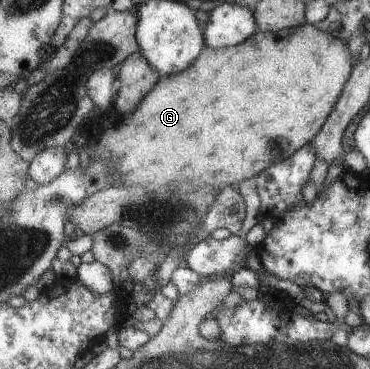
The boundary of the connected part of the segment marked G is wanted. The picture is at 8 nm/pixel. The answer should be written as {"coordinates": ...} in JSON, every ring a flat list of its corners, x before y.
{"coordinates":[[304,23,301,26,298,26,297,28,292,28,291,30,279,33,279,32,264,32,257,30,253,33,252,36,249,37,248,40,243,41,240,45,236,45,236,47,226,47,226,49,214,49,210,46,205,46,204,49,201,51,200,55,197,57,196,60,193,61,194,65,190,65,190,69,183,69,182,73,174,73,174,75,170,74,167,76,162,76,159,78,159,80,156,82,156,85,154,86,154,89,151,89,149,91,149,94,146,98,144,98,137,106,136,109,133,111,133,113,129,113,126,117,120,118,117,123,114,123,110,129,107,131,104,131,102,135,100,135,100,139,98,139,98,144,96,144,93,148,89,148,86,146,86,142,84,141,84,138,80,135,74,144,85,146,87,153,89,153,90,159,92,160,99,160,100,162,105,162,109,169,111,170,111,177,113,178,113,181,115,182,116,187,124,187,124,188,138,188,139,186,144,185,150,185,152,187,152,190,154,190,154,187,156,187,156,190,158,188,165,188,166,190,175,190,177,187,176,185,182,185,182,183,186,183,186,179,188,181,192,181,190,185,194,185,194,188,202,188,203,186,214,186,216,188,218,187,225,187,225,186,234,186,241,181,244,181,244,179,248,179,251,177,255,177,257,174,259,174,263,169,266,169,270,167,272,164,284,161,285,159,288,159,290,156,293,155,293,153,297,152,297,149,300,149,304,144,310,143,310,141,316,137,317,133,321,131,322,127,325,125,325,121,328,119,330,112,333,111,334,104,337,103,337,99,341,95,341,91,345,87,346,80,349,79,350,75,352,75,354,61,352,54,350,53,349,46,346,45,345,41,342,41,338,37,334,37,333,34,326,33,325,31,319,30,318,28,315,28,310,23]]}

